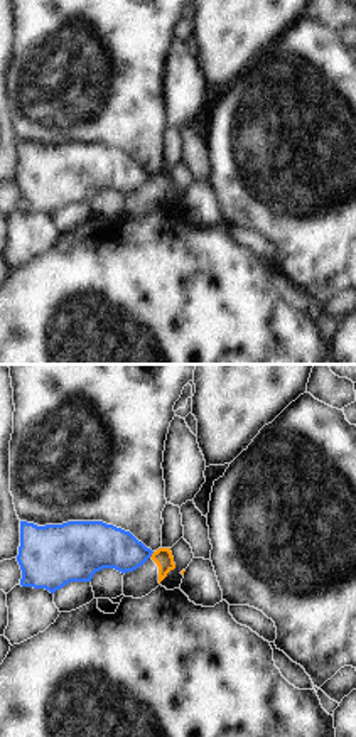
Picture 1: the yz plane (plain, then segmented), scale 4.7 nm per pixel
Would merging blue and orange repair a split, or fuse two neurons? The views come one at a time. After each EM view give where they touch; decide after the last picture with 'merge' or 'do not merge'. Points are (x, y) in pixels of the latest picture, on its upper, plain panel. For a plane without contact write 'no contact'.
meets blue at (151, 177)

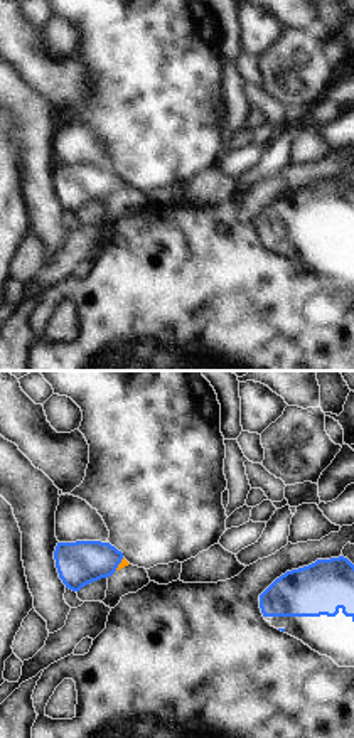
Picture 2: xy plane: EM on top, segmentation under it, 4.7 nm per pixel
meets blue at (118, 186)

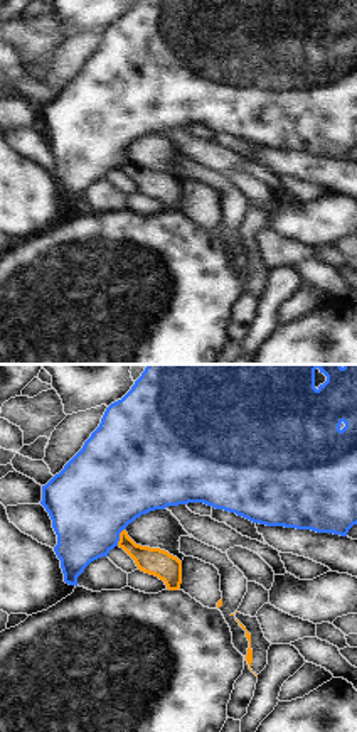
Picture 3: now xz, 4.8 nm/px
meets blue at (118, 159)

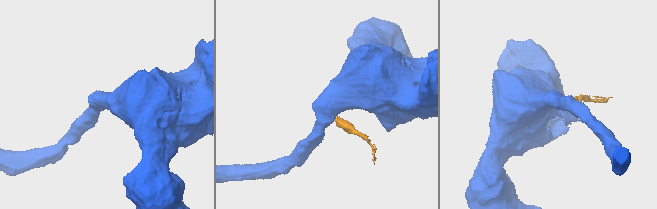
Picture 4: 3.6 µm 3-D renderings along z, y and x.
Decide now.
merge

